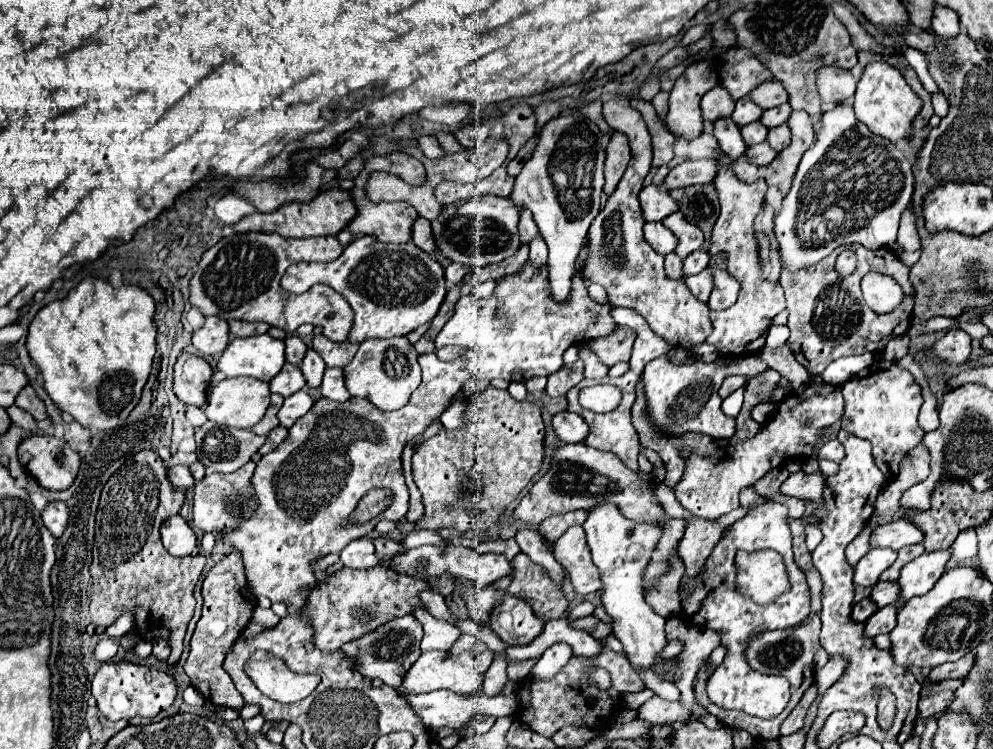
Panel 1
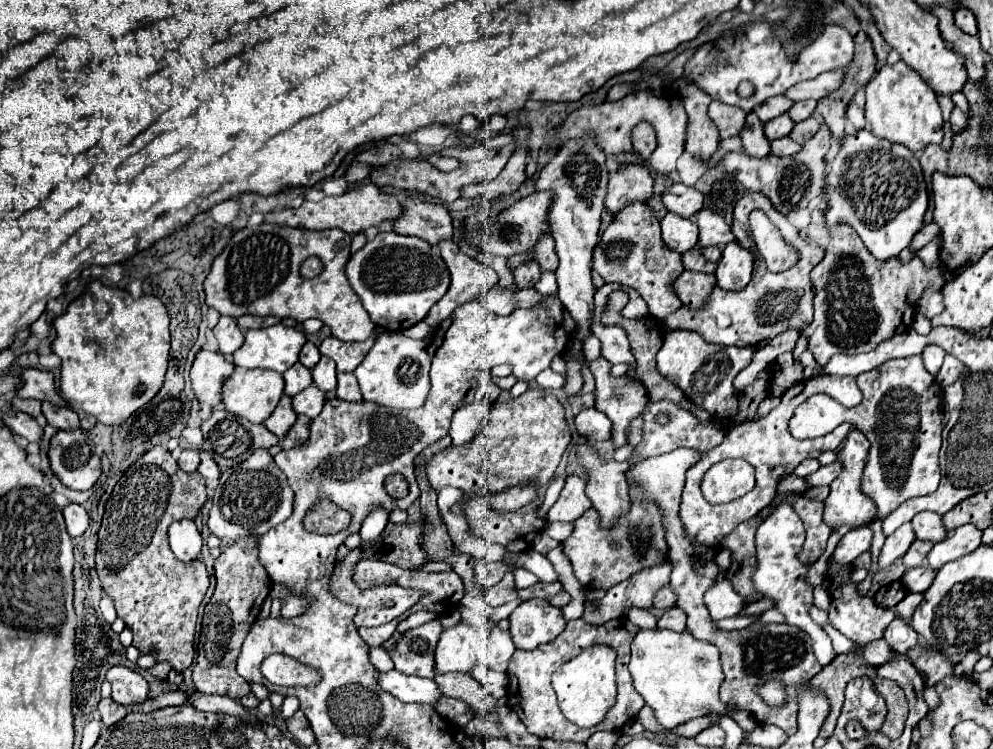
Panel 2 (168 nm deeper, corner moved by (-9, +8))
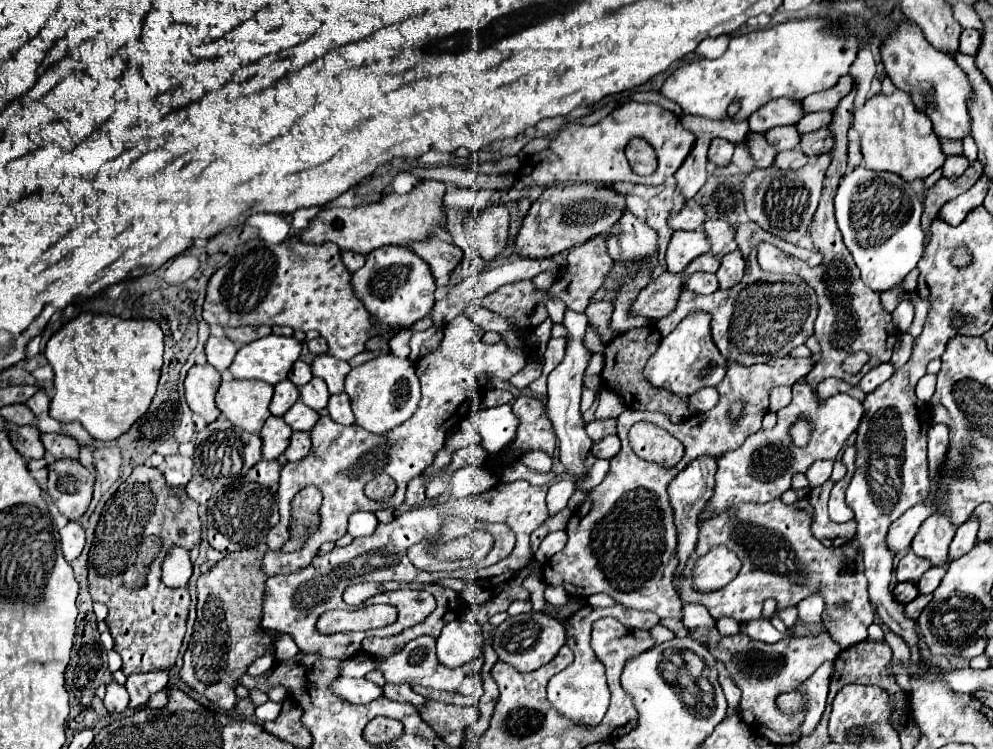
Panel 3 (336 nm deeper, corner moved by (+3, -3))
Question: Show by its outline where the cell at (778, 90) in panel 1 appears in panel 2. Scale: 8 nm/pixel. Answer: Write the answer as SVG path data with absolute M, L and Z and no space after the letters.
M836 69L836 71L828 71L822 73L814 79L808 81L800 81L796 85L792 85L790 89L786 89L786 97L792 101L806 101L806 99L820 99L826 97L828 93L836 91L838 85L842 83L844 77L844 69Z

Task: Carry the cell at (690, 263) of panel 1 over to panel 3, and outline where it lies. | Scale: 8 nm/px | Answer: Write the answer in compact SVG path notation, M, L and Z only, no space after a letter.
M704 254L704 256L698 256L696 260L692 260L688 264L688 268L682 272L682 282L686 284L688 278L694 274L694 272L716 272L720 268L720 260L714 256L714 254Z

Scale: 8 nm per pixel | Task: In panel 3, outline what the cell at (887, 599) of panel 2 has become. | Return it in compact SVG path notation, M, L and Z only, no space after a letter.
M902 582L902 584L898 584L898 586L894 588L894 596L896 596L896 600L900 600L902 604L912 602L918 594L920 594L920 592L918 592L916 582Z

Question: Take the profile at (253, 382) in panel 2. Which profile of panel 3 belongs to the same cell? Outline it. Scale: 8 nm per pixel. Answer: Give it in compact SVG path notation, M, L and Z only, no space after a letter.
M230 380L222 382L216 394L216 406L222 414L246 432L260 432L270 416L268 404L272 400L274 386L262 380Z

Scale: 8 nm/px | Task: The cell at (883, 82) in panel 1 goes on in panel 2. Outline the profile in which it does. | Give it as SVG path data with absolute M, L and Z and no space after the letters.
M904 61L894 65L884 65L872 75L866 85L866 119L872 133L888 141L906 145L910 151L920 151L928 143L942 143L944 119L936 101L936 93L926 85L918 73L908 67Z

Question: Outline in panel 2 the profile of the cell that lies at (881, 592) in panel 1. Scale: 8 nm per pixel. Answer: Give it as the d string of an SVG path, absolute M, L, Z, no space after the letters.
M922 565L922 567L916 567L916 569L906 571L900 577L900 583L904 585L904 589L908 593L924 593L924 589L928 589L928 585L932 583L932 577L934 575L936 575L936 571L932 571L926 565Z

